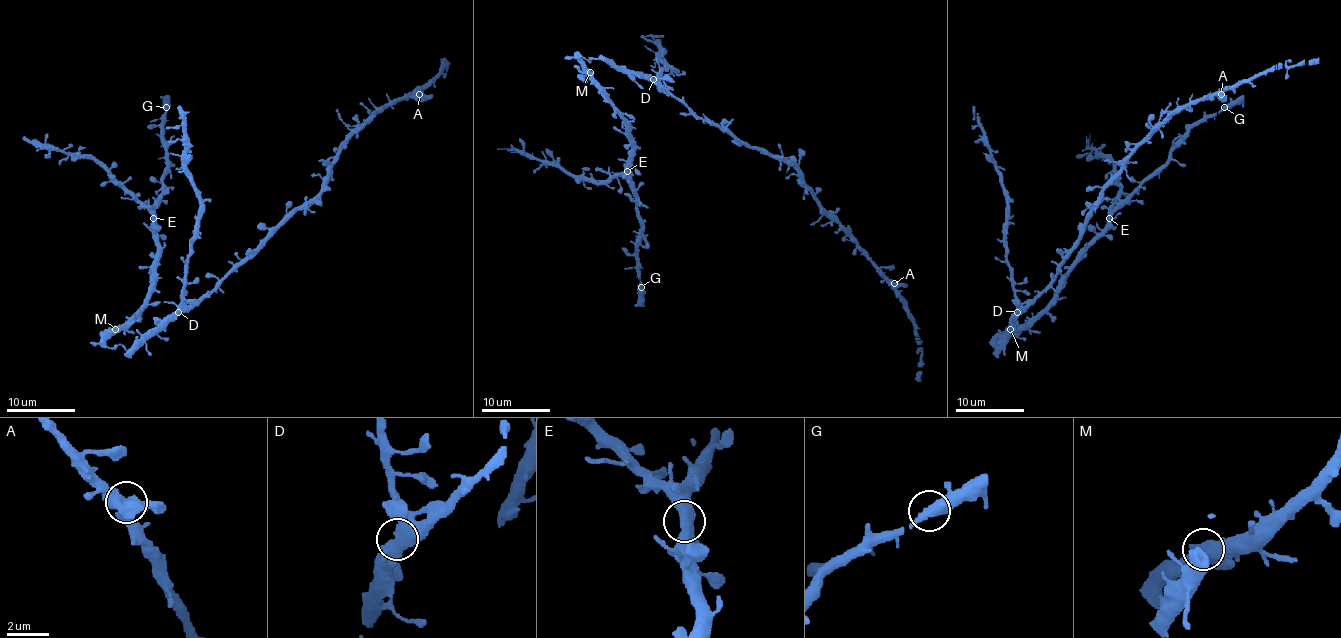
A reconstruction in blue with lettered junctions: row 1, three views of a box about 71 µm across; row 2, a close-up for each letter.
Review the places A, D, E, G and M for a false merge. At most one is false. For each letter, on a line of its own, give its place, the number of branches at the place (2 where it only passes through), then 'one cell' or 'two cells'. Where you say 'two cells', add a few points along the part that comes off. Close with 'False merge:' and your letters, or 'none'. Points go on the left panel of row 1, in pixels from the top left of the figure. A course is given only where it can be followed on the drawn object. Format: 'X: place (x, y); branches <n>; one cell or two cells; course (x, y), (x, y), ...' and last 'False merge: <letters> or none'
A: place (419, 94); branches 3; one cell
D: place (178, 312); branches 3; one cell
E: place (153, 218); branches 3; one cell
G: place (166, 107); branches 2; one cell
M: place (115, 329); branches 3; one cell
False merge: none

